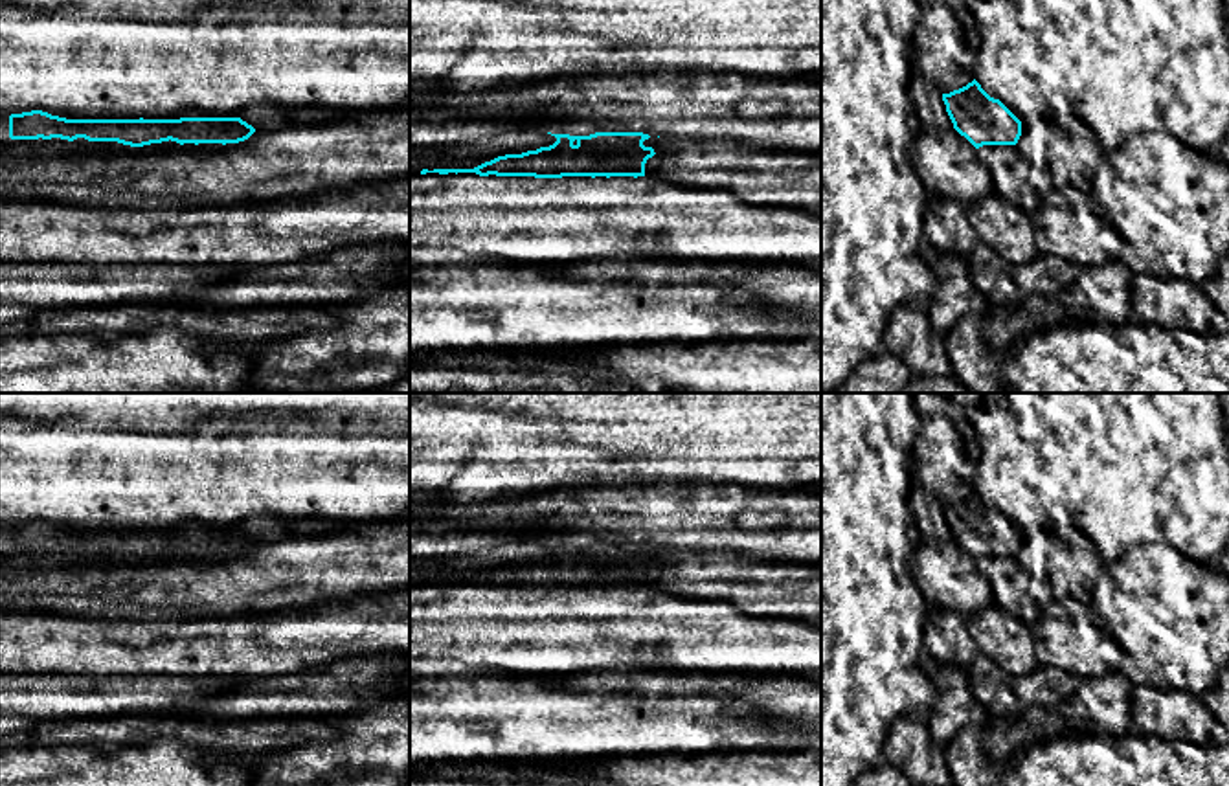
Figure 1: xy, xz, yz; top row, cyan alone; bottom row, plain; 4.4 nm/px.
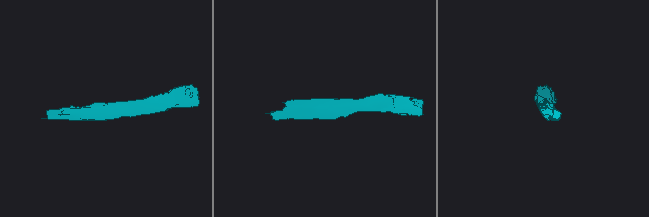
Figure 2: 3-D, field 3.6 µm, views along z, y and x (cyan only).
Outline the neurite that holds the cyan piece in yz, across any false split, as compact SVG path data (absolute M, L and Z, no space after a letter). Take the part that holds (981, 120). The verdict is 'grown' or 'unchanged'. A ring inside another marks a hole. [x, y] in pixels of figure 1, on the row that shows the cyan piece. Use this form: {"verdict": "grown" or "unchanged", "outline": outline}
{"verdict": "unchanged", "outline": "M975 79L942 94L942 101L953 129L975 149L1018 143L1021 121L999 99L990 97Z"}

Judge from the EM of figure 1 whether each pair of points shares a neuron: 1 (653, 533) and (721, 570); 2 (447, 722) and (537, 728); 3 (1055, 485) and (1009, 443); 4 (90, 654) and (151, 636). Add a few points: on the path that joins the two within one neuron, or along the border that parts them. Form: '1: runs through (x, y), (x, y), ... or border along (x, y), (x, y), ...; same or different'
1: border along (719, 555), (761, 561); different
2: runs through (469, 724), (515, 724); same
3: border along (1014, 460), (1013, 471), (1035, 493), (1040, 504); different
4: runs through (105, 647), (136, 647); same

